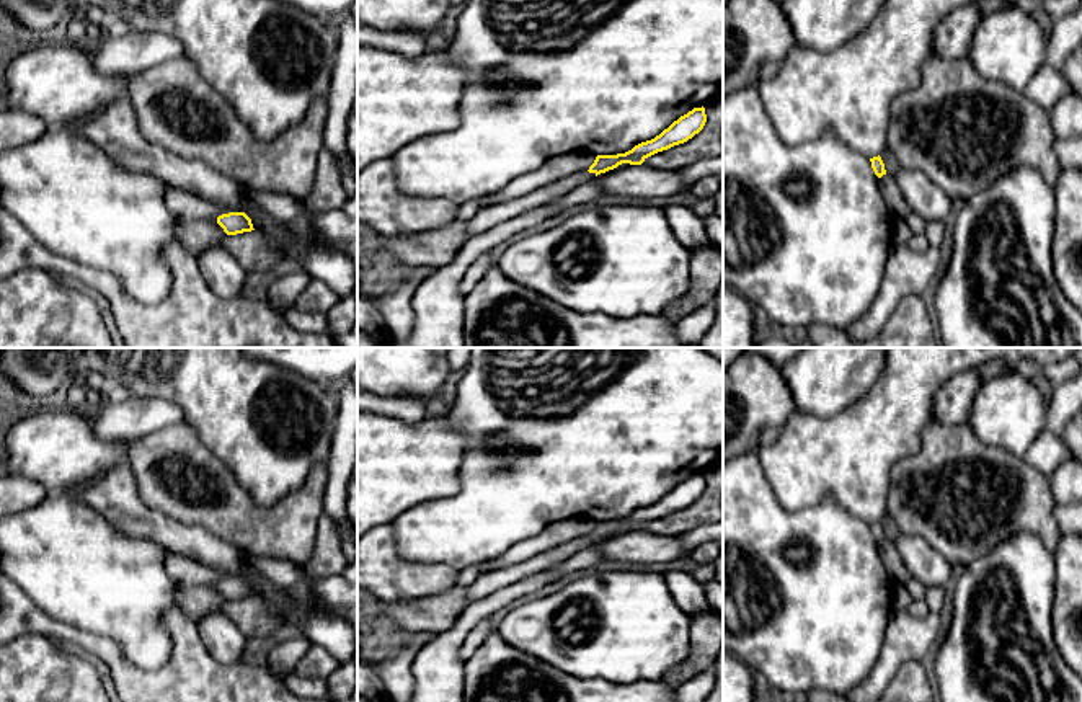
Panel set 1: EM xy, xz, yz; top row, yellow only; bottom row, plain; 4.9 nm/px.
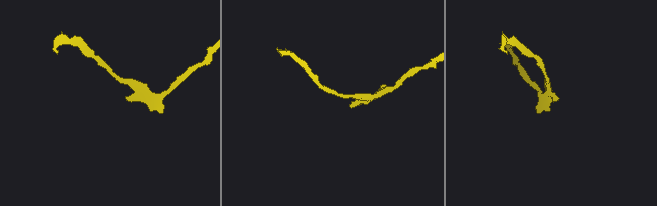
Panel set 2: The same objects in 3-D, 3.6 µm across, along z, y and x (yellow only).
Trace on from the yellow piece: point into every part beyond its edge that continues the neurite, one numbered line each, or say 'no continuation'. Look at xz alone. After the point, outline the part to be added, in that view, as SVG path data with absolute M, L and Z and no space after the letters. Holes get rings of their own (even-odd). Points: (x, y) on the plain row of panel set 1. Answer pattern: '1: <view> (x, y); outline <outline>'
1: xz (483, 585); outline M586 535L568 540L561 545L548 549L539 555L527 558L519 565L511 565L506 568L493 570L490 573L480 575L468 588L467 588L467 599L475 602L481 598L490 596L491 593L514 584L521 580L525 580L535 573L548 570L550 566L565 562L566 558L573 557L581 549L589 545L596 545L596 539L589 539Z

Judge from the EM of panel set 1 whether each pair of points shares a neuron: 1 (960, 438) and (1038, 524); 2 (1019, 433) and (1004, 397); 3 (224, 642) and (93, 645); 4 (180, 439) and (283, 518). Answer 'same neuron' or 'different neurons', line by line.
1: same neuron
2: same neuron
3: different neurons
4: same neuron

